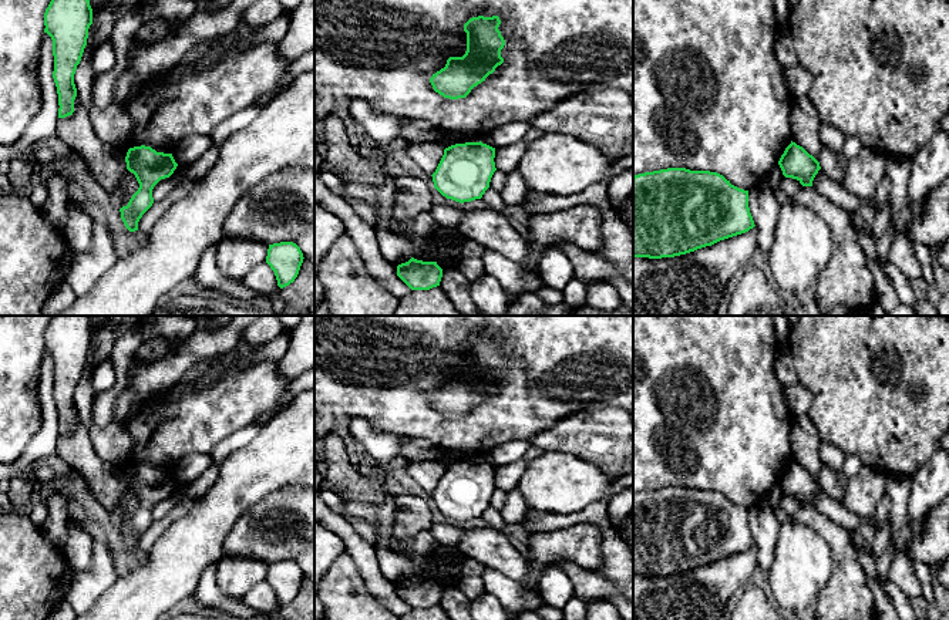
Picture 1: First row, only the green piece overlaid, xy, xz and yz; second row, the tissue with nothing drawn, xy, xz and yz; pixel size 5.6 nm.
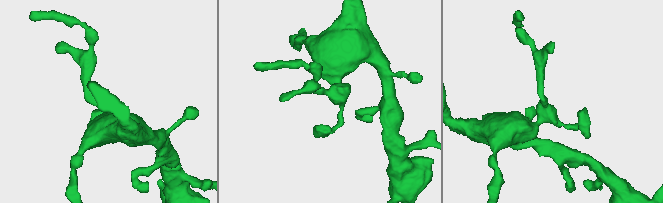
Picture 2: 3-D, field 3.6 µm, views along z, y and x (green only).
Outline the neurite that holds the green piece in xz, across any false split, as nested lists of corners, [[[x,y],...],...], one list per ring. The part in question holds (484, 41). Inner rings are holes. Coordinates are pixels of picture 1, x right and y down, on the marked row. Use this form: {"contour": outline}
{"contour": [[[478,16],[464,24],[467,51],[462,57],[450,57],[445,67],[433,74],[430,82],[435,92],[450,100],[465,98],[504,63],[499,24],[498,16]]]}

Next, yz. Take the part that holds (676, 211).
{"contour": [[[667,168],[633,176],[633,257],[674,257],[753,229],[748,191],[710,171]]]}

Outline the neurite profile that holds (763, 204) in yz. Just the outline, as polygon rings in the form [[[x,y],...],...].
[[[765,181],[757,183],[748,191],[748,208],[758,230],[758,247],[768,253],[774,243],[780,210],[775,191]]]

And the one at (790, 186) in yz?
[[[785,178],[780,181],[777,189],[784,192],[790,199],[794,199],[794,196],[802,189],[804,186],[800,183],[800,181],[792,178]]]

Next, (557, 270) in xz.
[[[548,247],[539,260],[539,276],[545,286],[563,290],[576,276],[569,257],[558,247]]]

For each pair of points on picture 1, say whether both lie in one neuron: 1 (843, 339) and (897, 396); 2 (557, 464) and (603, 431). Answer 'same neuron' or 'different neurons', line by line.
1: same neuron
2: different neurons

